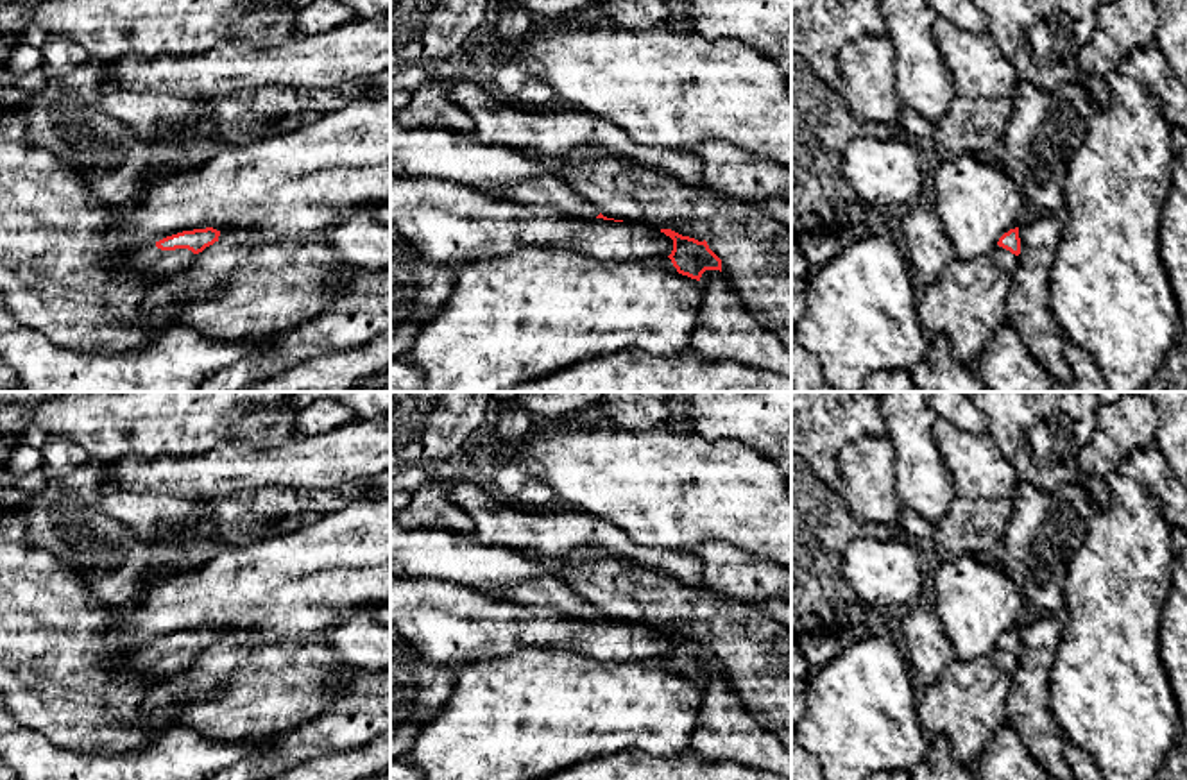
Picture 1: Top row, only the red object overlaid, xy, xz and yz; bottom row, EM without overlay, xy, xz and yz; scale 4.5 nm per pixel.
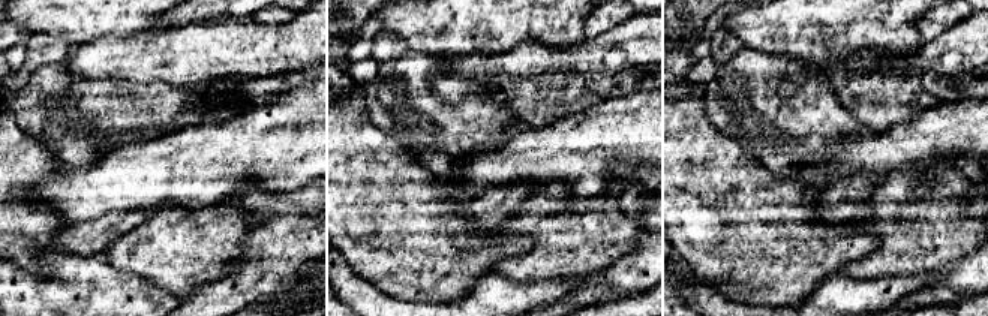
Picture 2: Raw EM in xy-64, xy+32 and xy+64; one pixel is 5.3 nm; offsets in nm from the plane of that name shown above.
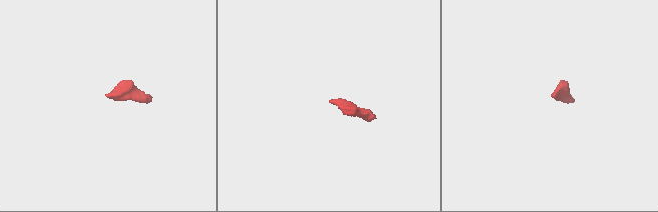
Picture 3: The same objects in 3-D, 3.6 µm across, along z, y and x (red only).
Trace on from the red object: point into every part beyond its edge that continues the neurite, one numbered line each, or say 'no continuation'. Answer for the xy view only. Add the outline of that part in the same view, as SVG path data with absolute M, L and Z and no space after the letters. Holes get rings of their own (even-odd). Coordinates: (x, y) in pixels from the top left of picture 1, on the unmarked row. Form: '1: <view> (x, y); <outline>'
1: xy (153, 662); M156 646L141 648L125 657L116 669L116 676L127 678L129 674L140 674L163 680L192 667L195 657L188 649L161 651Z

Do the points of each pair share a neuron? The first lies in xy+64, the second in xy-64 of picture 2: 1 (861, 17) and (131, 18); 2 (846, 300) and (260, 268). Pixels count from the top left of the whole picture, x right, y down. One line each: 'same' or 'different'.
1: same
2: different

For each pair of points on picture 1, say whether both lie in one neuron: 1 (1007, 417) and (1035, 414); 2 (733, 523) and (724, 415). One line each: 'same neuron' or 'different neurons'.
1: same neuron
2: different neurons

